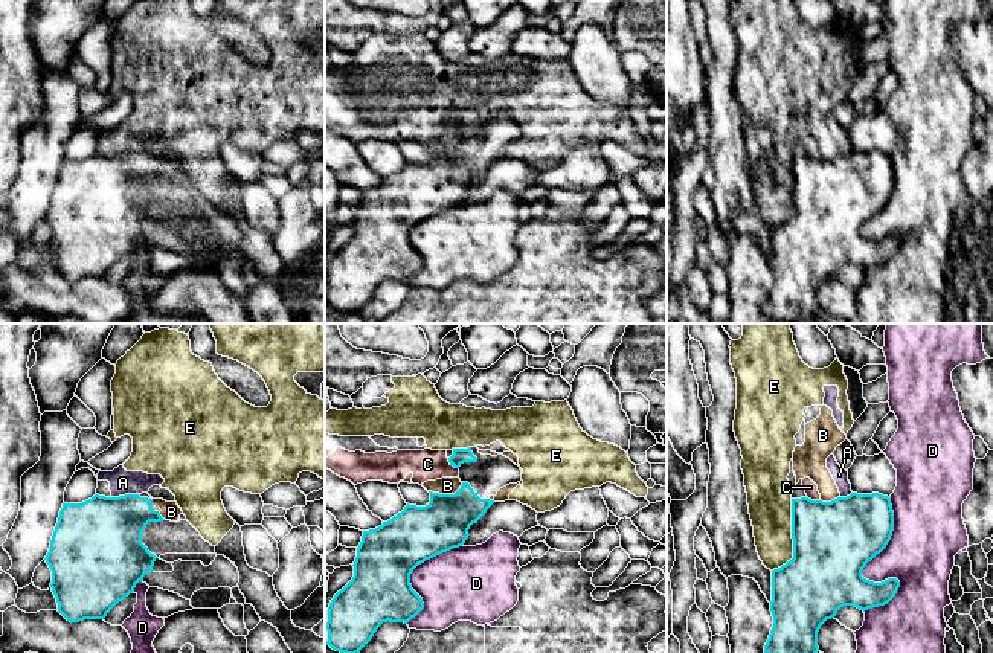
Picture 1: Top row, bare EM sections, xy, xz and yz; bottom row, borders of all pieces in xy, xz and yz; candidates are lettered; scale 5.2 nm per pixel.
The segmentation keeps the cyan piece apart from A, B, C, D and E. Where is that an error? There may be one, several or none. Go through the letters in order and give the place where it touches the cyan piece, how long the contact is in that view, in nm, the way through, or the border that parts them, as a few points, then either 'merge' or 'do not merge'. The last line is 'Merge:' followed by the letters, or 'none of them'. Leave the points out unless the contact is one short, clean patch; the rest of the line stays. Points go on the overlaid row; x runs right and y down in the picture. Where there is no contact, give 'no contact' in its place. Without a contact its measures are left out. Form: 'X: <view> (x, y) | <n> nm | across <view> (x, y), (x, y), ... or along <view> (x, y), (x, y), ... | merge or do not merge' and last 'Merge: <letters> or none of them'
A: xy (125, 495) | 150 nm | along xy (138, 493), (112, 498) | do not merge
B: xz (446, 495) | 190 nm | do not merge
C: xz (452, 464) | 90 nm | along xz (447, 458), (458, 469) | do not merge
D: yz (862, 577) | 650 nm | do not merge
E: yz (792, 537) | 400 nm | do not merge
Merge: none of them

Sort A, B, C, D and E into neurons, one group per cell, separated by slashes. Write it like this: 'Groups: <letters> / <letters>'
Groups: A B C E / D

